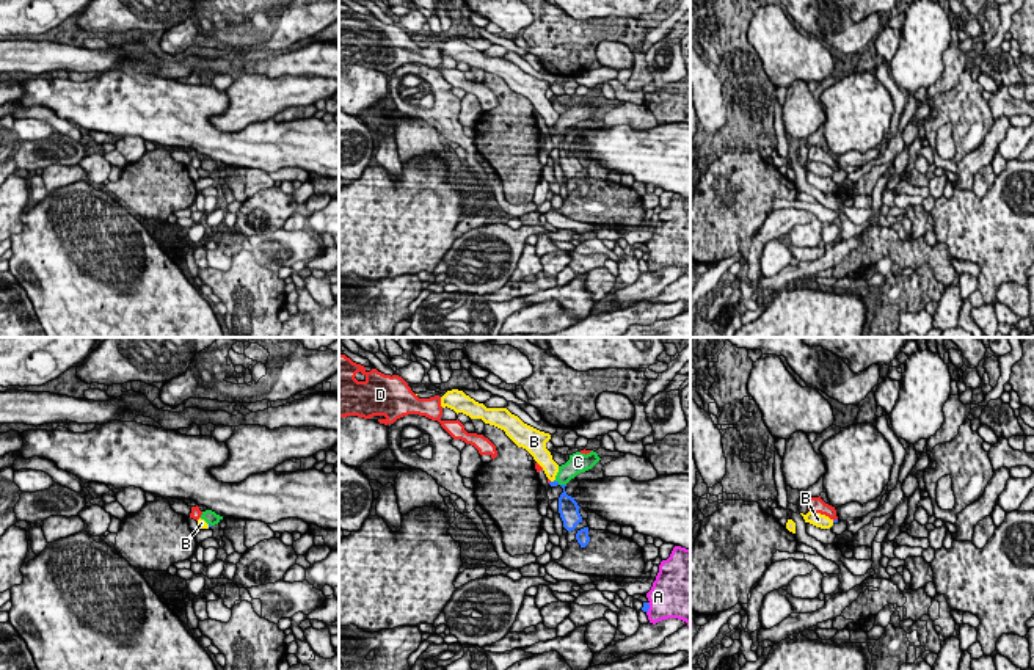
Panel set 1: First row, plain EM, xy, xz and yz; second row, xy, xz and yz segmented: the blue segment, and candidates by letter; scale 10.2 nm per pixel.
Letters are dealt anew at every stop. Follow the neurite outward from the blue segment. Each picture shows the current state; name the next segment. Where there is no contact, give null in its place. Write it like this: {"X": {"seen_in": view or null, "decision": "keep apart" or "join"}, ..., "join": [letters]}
{"A": {"seen_in": "xz", "decision": "keep apart"}, "B": {"seen_in": "xz", "decision": "join"}, "C": {"seen_in": "xz", "decision": "keep apart"}, "D": {"seen_in": "yz", "decision": "keep apart"}, "join": ["B"]}

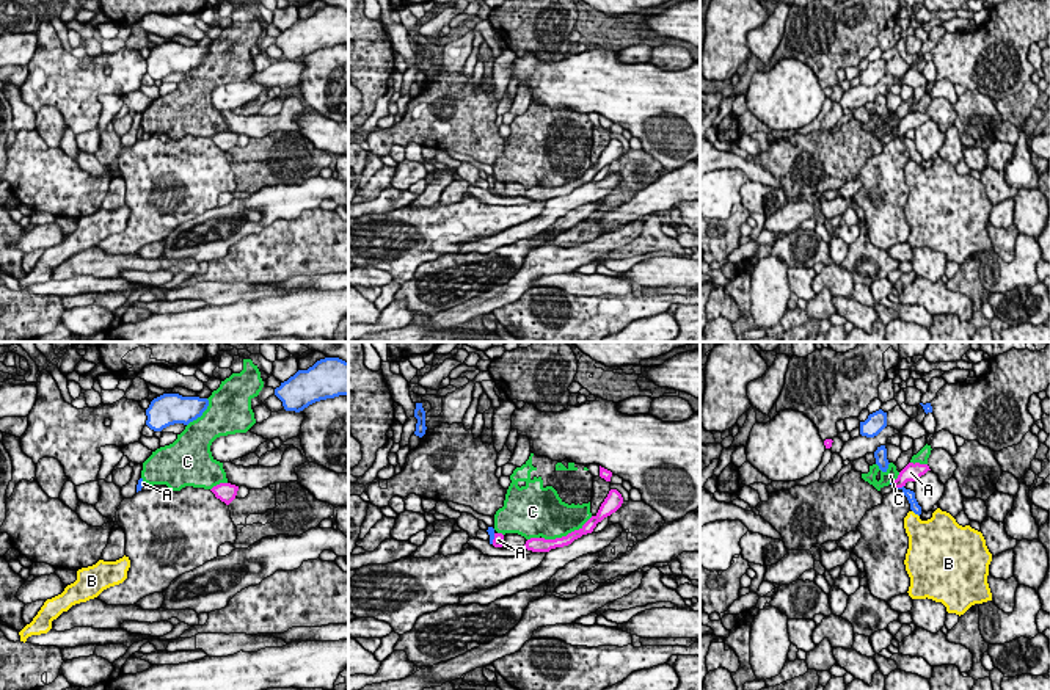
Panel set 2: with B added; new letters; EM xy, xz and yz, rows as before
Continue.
{"A": {"seen_in": "yz", "decision": "keep apart"}, "B": {"seen_in": "yz", "decision": "keep apart"}, "C": {"seen_in": "xy", "decision": "keep apart"}, "join": []}

